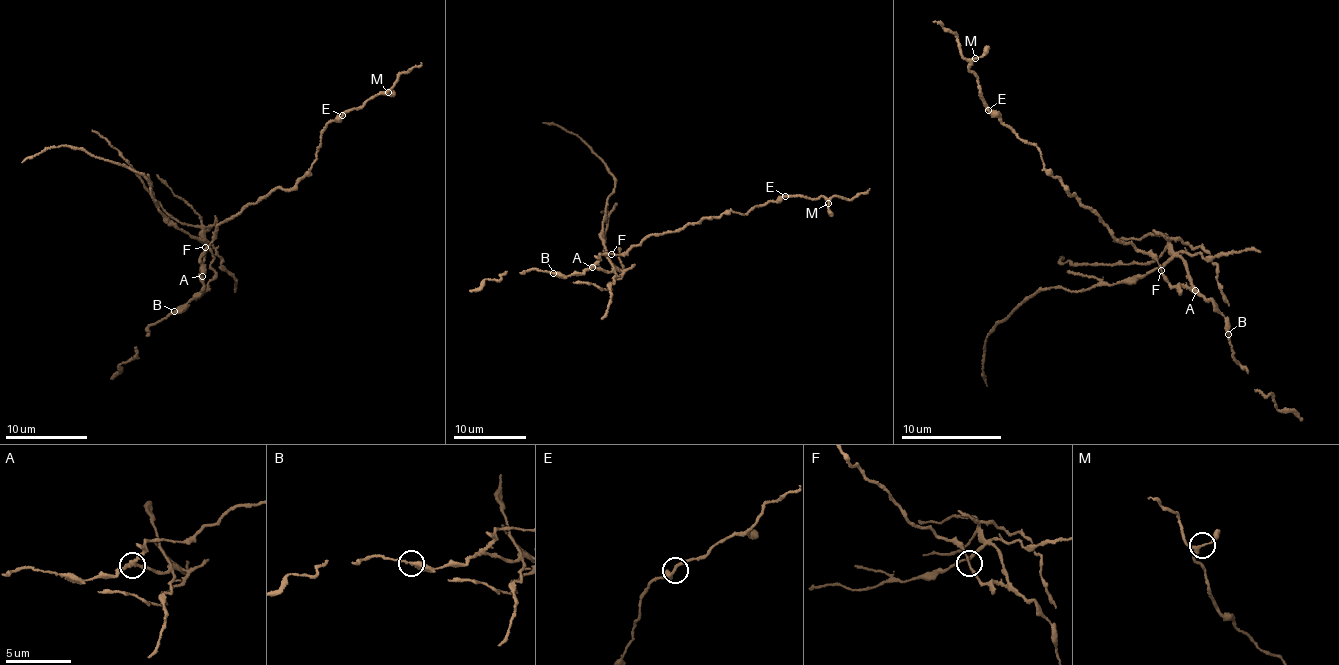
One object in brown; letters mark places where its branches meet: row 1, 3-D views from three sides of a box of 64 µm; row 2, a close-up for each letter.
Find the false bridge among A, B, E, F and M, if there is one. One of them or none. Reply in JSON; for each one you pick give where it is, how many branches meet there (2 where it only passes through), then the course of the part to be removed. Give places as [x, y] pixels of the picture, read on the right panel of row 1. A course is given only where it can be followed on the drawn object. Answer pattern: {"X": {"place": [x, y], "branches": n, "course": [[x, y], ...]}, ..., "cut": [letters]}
{"A": {"place": [1195, 290], "branches": 3, "course": [[1195, 290], [1176, 256], [1131, 278], [1032, 294], [986, 339], [987, 387]]}, "cut": ["A"]}

